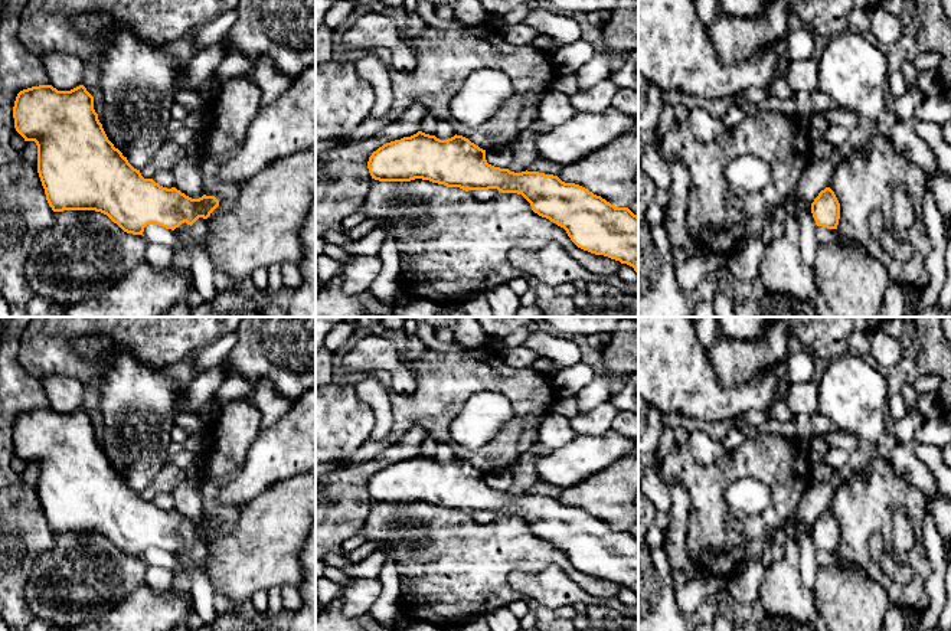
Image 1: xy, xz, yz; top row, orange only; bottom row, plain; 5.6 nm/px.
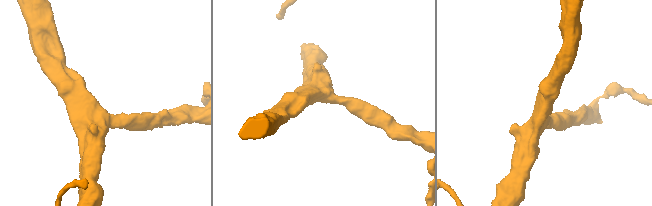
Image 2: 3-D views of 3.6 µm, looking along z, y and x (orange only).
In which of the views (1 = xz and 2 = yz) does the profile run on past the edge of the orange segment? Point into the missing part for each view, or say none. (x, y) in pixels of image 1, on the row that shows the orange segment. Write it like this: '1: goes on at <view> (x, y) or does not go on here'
1: does not go on here
2: does not go on here

